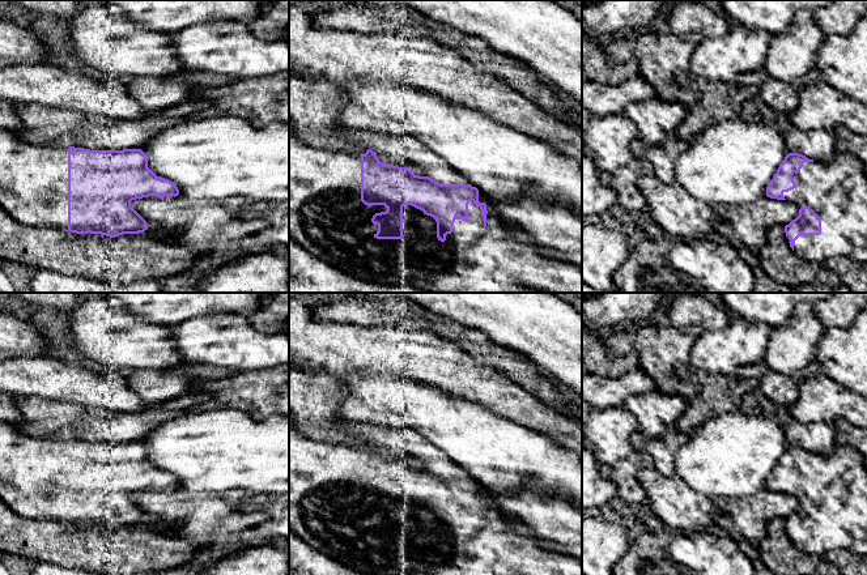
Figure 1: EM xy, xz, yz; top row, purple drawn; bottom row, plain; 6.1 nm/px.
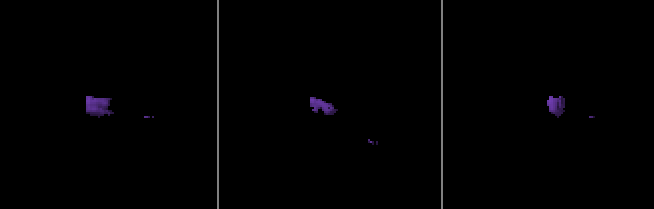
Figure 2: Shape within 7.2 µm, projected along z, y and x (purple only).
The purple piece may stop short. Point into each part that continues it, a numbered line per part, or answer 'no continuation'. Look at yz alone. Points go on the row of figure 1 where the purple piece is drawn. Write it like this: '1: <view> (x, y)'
1: yz (837, 191)

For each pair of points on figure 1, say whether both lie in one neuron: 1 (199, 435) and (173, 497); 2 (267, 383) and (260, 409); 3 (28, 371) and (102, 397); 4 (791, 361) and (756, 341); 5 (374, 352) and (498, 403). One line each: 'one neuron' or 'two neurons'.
1: two neurons
2: one neuron
3: one neuron
4: two neurons
5: one neuron

